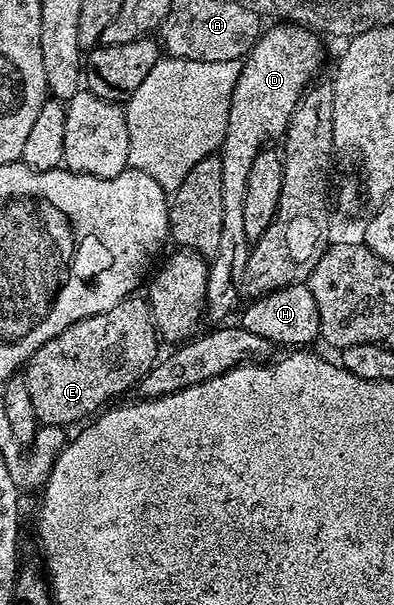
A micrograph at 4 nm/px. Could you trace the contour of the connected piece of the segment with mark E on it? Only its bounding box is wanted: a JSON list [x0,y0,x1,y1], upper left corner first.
[24,297,160,428]

